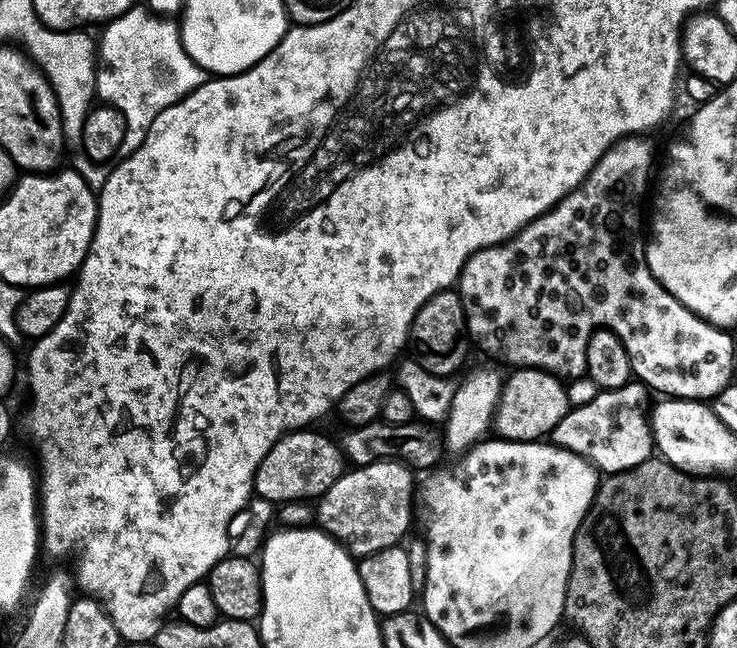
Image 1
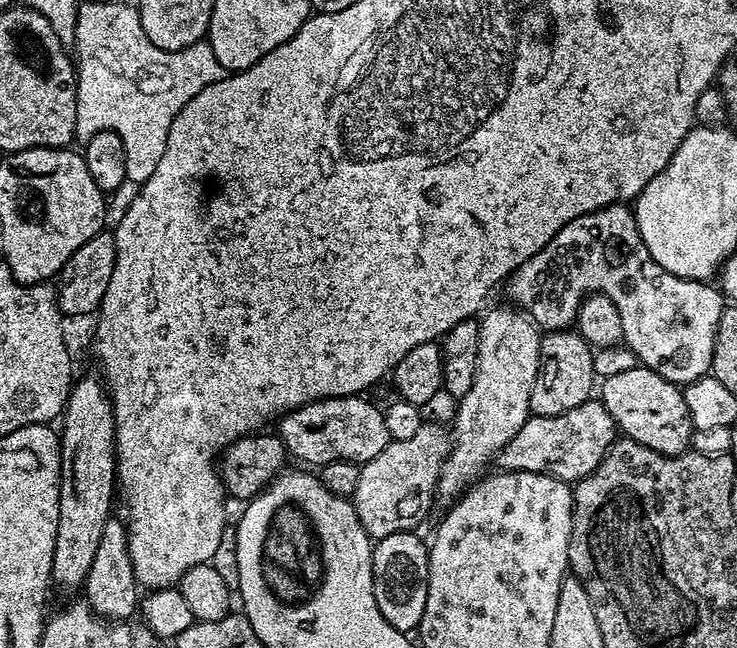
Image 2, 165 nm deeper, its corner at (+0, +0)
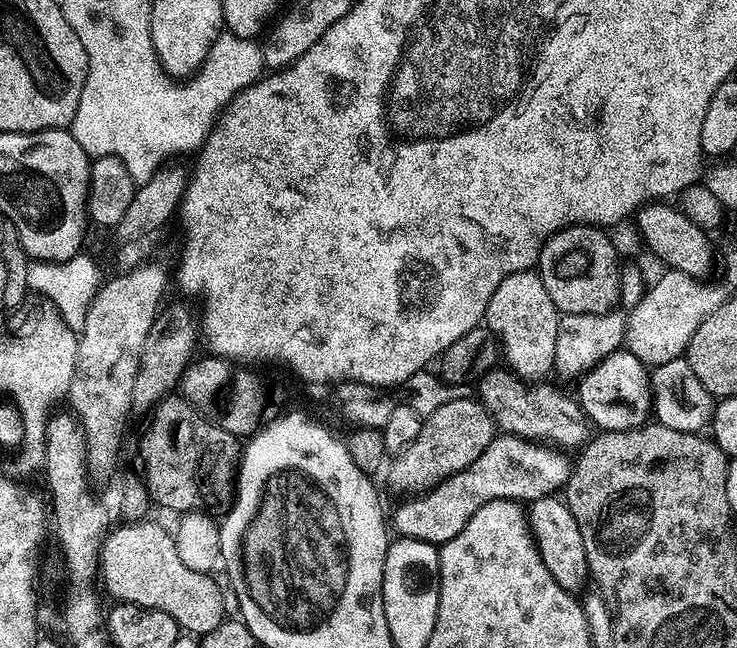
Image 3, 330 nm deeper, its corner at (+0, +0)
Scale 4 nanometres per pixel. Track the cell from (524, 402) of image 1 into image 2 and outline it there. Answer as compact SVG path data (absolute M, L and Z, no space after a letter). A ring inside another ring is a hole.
M565 330L544 334L540 337L540 365L538 378L534 378L534 387L530 389L529 413L533 416L557 416L582 406L590 399L597 379L592 369L592 345L580 337L575 330Z

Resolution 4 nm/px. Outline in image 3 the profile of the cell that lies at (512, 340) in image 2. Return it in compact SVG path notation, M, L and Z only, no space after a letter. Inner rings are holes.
M529 270L510 274L510 278L502 278L502 283L494 294L490 294L490 302L486 306L483 323L498 341L502 360L521 381L540 382L545 379L547 372L554 369L554 342L558 340L558 322L562 313L554 306L550 294L546 294L546 286L542 282L539 271Z

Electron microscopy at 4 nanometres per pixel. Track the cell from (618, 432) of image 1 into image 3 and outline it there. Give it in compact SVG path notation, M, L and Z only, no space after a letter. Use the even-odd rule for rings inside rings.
M507 434L493 435L490 446L486 446L486 450L482 450L466 470L458 470L458 474L446 478L427 492L405 499L408 501L396 512L395 531L397 528L400 536L439 546L450 542L450 538L454 538L454 534L458 534L458 530L462 530L462 526L466 526L466 522L470 522L486 502L531 502L543 496L557 495L572 473L573 461L563 455L565 453L559 447L548 442Z

